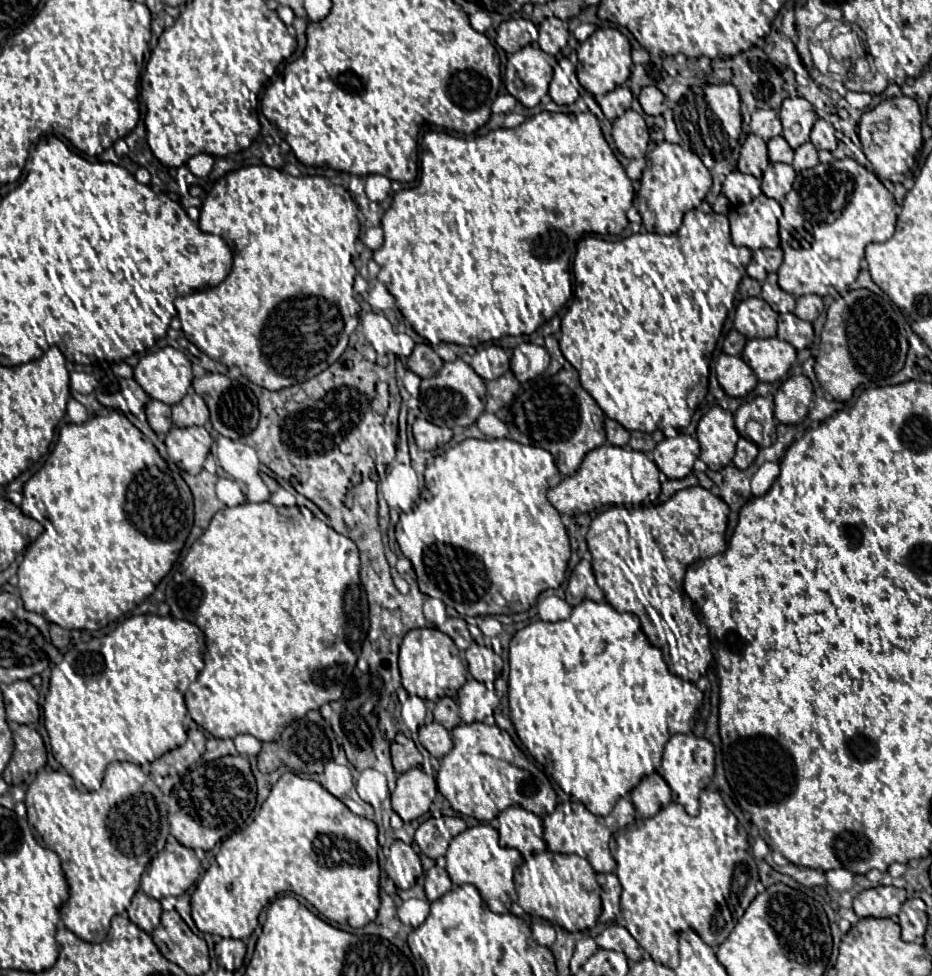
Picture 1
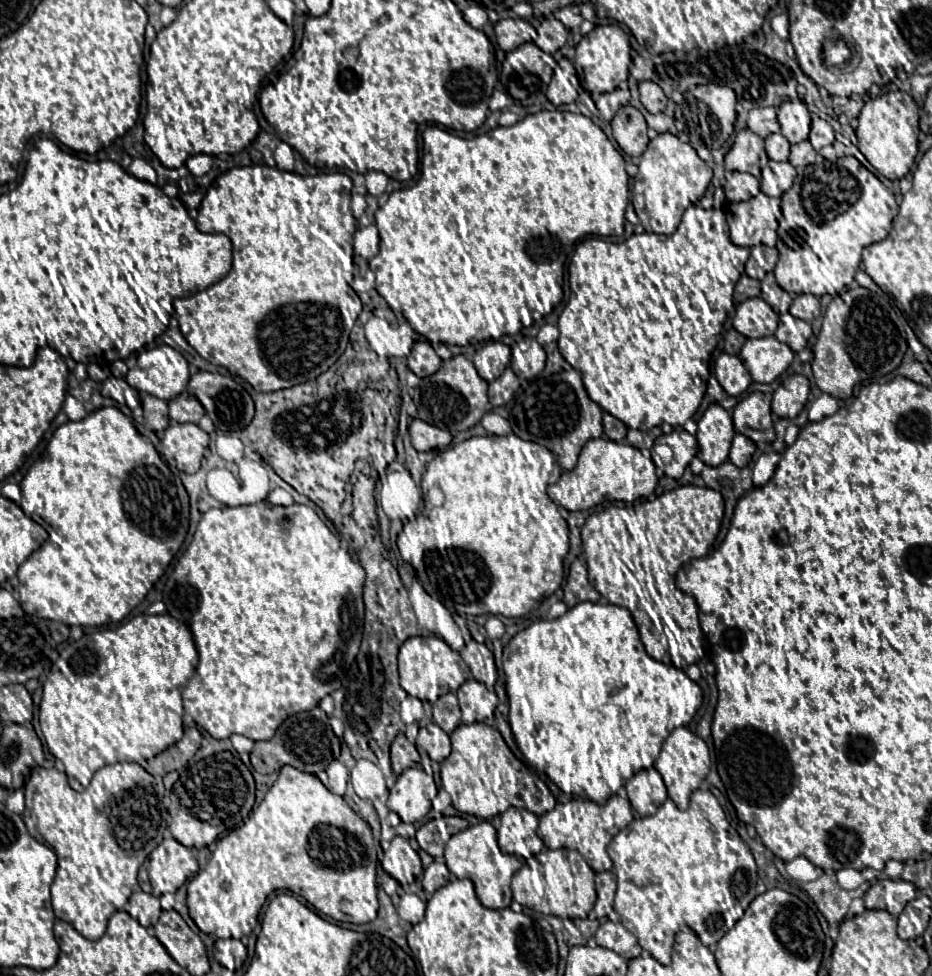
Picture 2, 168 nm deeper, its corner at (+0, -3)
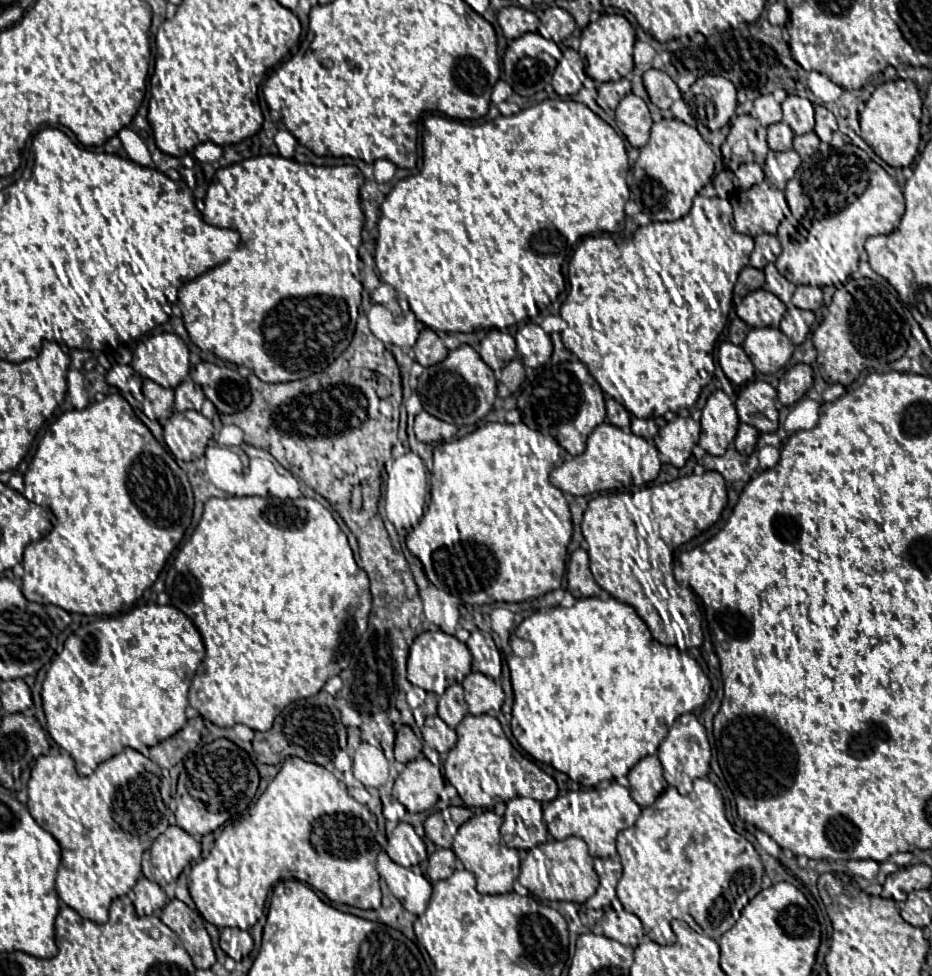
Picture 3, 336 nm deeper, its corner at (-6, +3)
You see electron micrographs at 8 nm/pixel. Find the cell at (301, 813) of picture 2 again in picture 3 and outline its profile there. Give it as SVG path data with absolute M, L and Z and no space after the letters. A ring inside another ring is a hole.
M288 757L260 799L244 815L228 821L210 855L192 865L190 895L202 917L220 929L250 929L264 915L264 901L272 883L282 877L296 877L322 891L330 901L378 909L376 855L380 845L370 825L376 825L376 817L366 805L352 799L346 785L330 771Z

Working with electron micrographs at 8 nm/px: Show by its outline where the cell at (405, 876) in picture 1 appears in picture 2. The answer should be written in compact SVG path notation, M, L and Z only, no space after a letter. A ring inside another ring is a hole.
M394 837L390 841L390 849L384 853L382 869L404 885L414 881L422 873L422 863L418 853L410 847L406 839Z

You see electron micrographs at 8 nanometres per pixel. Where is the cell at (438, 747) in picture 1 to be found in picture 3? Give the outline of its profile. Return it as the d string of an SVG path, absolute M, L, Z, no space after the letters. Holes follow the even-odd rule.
M438 715L426 717L426 725L422 727L424 743L436 749L438 753L448 753L456 745L456 731L450 729Z

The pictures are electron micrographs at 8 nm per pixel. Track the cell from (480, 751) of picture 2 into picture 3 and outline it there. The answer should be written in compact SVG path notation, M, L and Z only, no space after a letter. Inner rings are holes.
M466 715L456 727L458 743L444 761L444 775L456 787L466 807L492 809L498 801L510 801L518 797L532 797L540 803L552 801L558 795L556 781L546 775L534 761L526 759L512 747L498 719L490 715Z

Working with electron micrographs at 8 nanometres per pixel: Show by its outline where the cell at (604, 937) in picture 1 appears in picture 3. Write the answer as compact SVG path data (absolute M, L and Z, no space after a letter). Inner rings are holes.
M606 909L602 919L598 921L608 939L614 939L628 947L638 947L646 937L642 931L642 923L636 915L620 909Z

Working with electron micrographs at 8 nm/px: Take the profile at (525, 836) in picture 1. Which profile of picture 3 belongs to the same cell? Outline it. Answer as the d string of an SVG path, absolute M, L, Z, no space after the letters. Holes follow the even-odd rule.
M516 797L506 803L500 835L508 847L534 849L548 839L548 827L542 819L542 807L536 799Z

